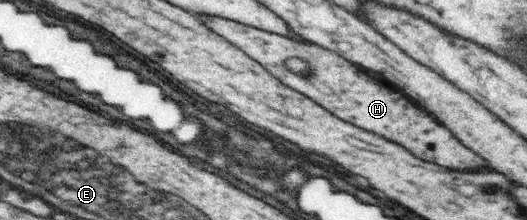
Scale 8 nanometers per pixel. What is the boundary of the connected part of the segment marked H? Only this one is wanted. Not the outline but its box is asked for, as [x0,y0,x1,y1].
[202,18,488,171]

